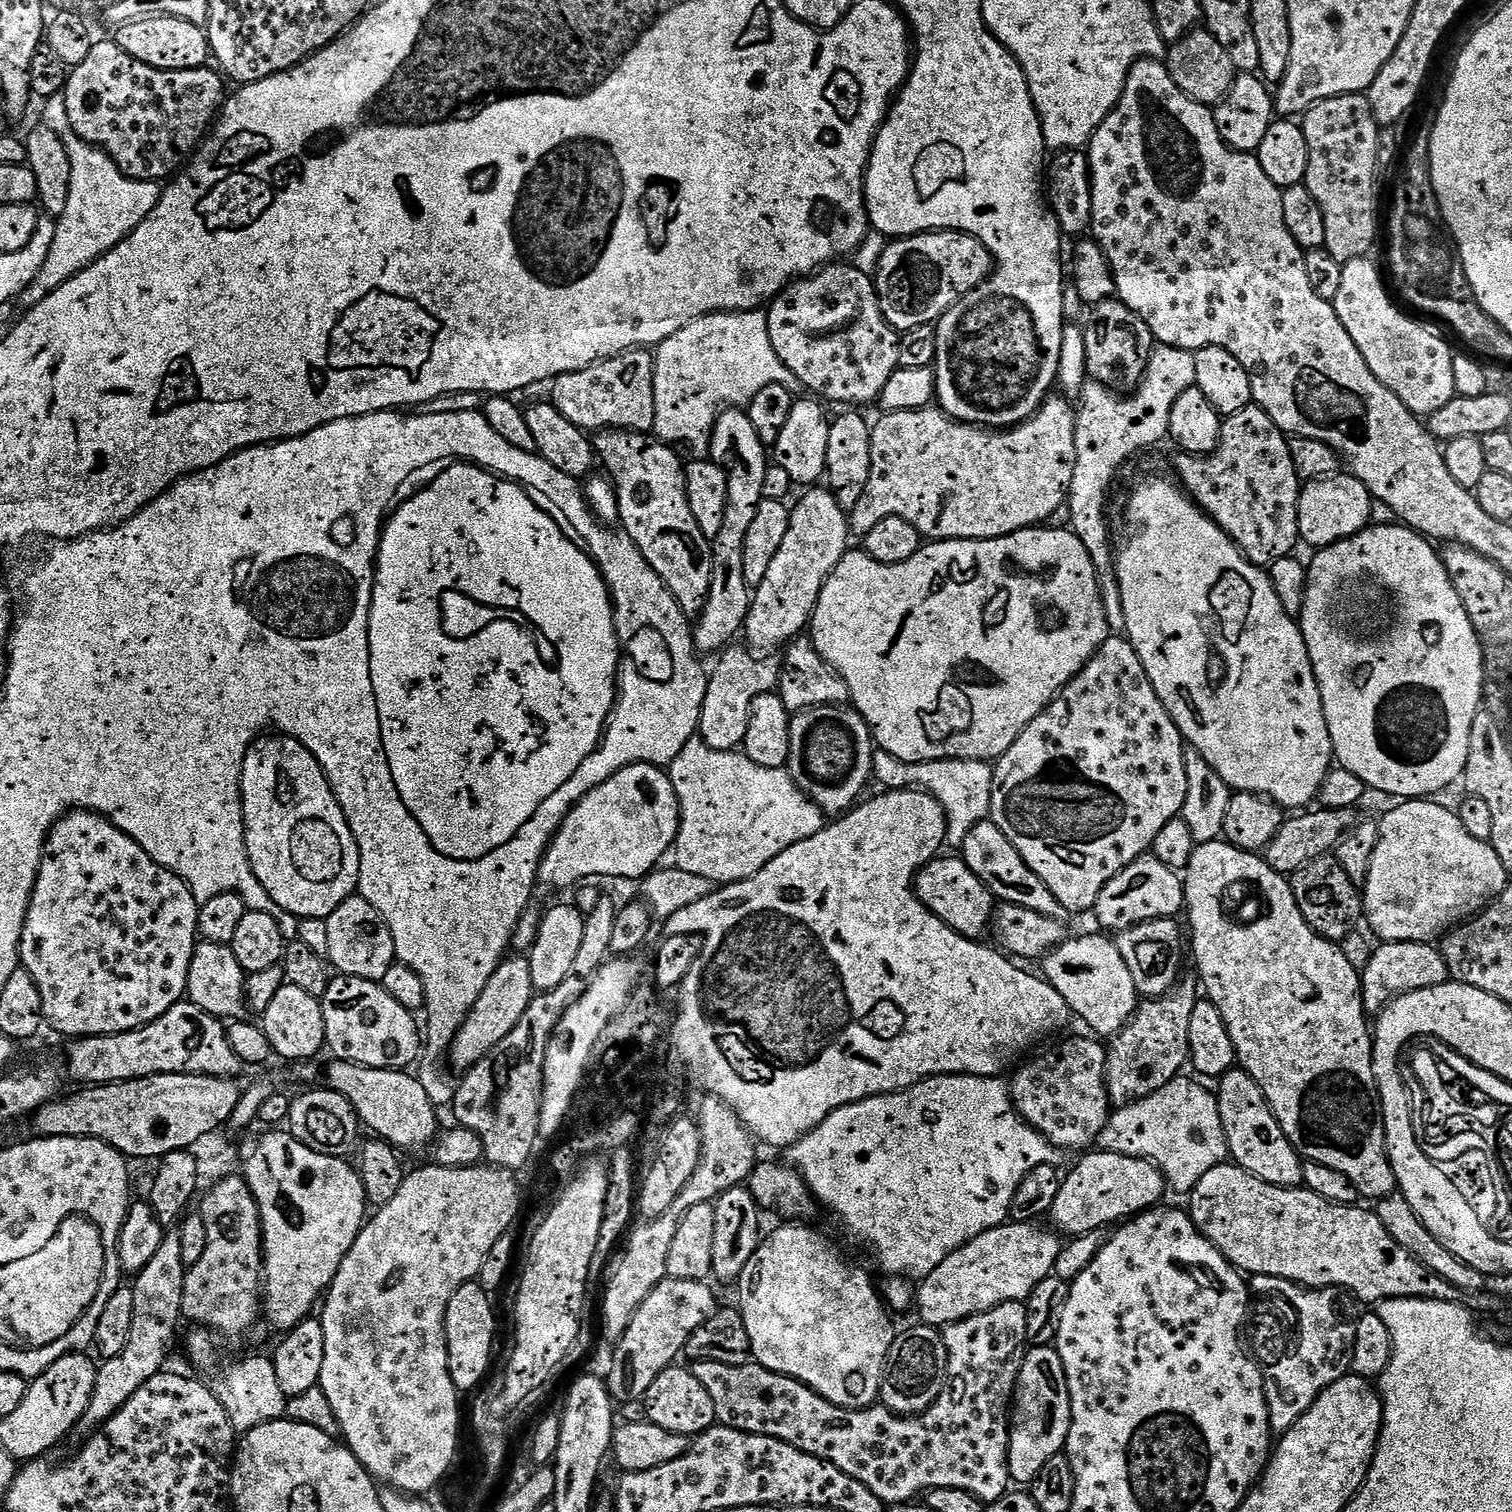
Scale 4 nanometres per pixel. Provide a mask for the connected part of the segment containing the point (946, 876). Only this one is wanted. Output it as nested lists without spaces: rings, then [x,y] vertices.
[[[952,856],[931,860],[916,874],[914,887],[916,897],[921,900],[943,924],[950,926],[961,936],[967,936],[969,940],[979,941],[984,931],[989,931],[994,920],[994,913],[998,907],[998,901],[991,890],[978,879],[966,866],[962,858],[956,860]]]

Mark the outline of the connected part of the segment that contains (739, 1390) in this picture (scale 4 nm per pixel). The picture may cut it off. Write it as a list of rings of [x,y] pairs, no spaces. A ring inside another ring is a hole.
[[[1019,1300],[1002,1302],[994,1306],[994,1310],[945,1324],[942,1335],[948,1355],[948,1382],[940,1397],[918,1416],[899,1416],[883,1406],[834,1406],[834,1402],[822,1398],[813,1388],[807,1388],[789,1376],[766,1370],[755,1362],[742,1366],[695,1362],[691,1369],[694,1378],[706,1386],[714,1401],[717,1421],[723,1427],[778,1438],[814,1458],[830,1462],[850,1478],[858,1478],[862,1486],[878,1494],[878,1498],[889,1506],[915,1501],[919,1492],[927,1494],[936,1488],[966,1490],[983,1500],[985,1505],[990,1505],[1010,1491],[1008,1429],[1012,1393],[1016,1391],[1018,1374],[1030,1347],[1026,1334],[1026,1303]]]

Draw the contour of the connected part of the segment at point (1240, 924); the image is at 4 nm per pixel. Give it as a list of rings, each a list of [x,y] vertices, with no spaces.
[[[1211,840],[1205,844],[1196,845],[1194,854],[1190,854],[1190,862],[1182,873],[1184,881],[1184,907],[1188,924],[1192,927],[1190,936],[1190,956],[1196,959],[1196,968],[1200,971],[1199,983],[1207,999],[1218,1006],[1218,1014],[1222,1014],[1226,1030],[1230,1034],[1230,1042],[1234,1042],[1236,1059],[1239,1067],[1258,1082],[1262,1094],[1266,1098],[1268,1108],[1274,1114],[1278,1126],[1286,1134],[1289,1142],[1296,1147],[1297,1152],[1305,1161],[1322,1166],[1330,1166],[1330,1170],[1338,1170],[1338,1174],[1346,1174],[1356,1187],[1361,1197],[1369,1196],[1372,1202],[1384,1196],[1393,1195],[1397,1191],[1394,1170],[1390,1166],[1390,1158],[1386,1150],[1386,1134],[1384,1133],[1384,1115],[1380,1109],[1378,1082],[1374,1074],[1372,1061],[1373,1033],[1370,1031],[1370,1016],[1364,1011],[1362,994],[1360,993],[1360,972],[1352,965],[1352,960],[1343,952],[1339,943],[1316,935],[1306,922],[1302,910],[1298,910],[1298,902],[1292,893],[1291,883],[1280,873],[1269,866],[1263,855],[1246,850],[1238,850],[1227,840]]]

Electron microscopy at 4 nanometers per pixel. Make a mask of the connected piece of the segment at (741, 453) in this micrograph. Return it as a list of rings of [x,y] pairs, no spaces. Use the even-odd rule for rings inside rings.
[[[732,406],[717,415],[716,426],[712,431],[710,458],[715,464],[723,466],[728,476],[728,501],[726,518],[722,518],[722,530],[718,530],[718,534],[710,542],[710,594],[706,606],[695,621],[692,634],[692,641],[696,643],[696,651],[700,654],[716,654],[725,646],[731,645],[735,641],[732,639],[741,635],[748,607],[752,604],[750,589],[742,570],[742,546],[746,546],[746,534],[754,522],[754,514],[758,514],[758,506],[765,500],[762,482],[766,482],[770,456],[764,452],[767,452],[766,445],[762,438],[758,438],[758,430],[754,430],[754,422],[750,422],[747,411]]]

